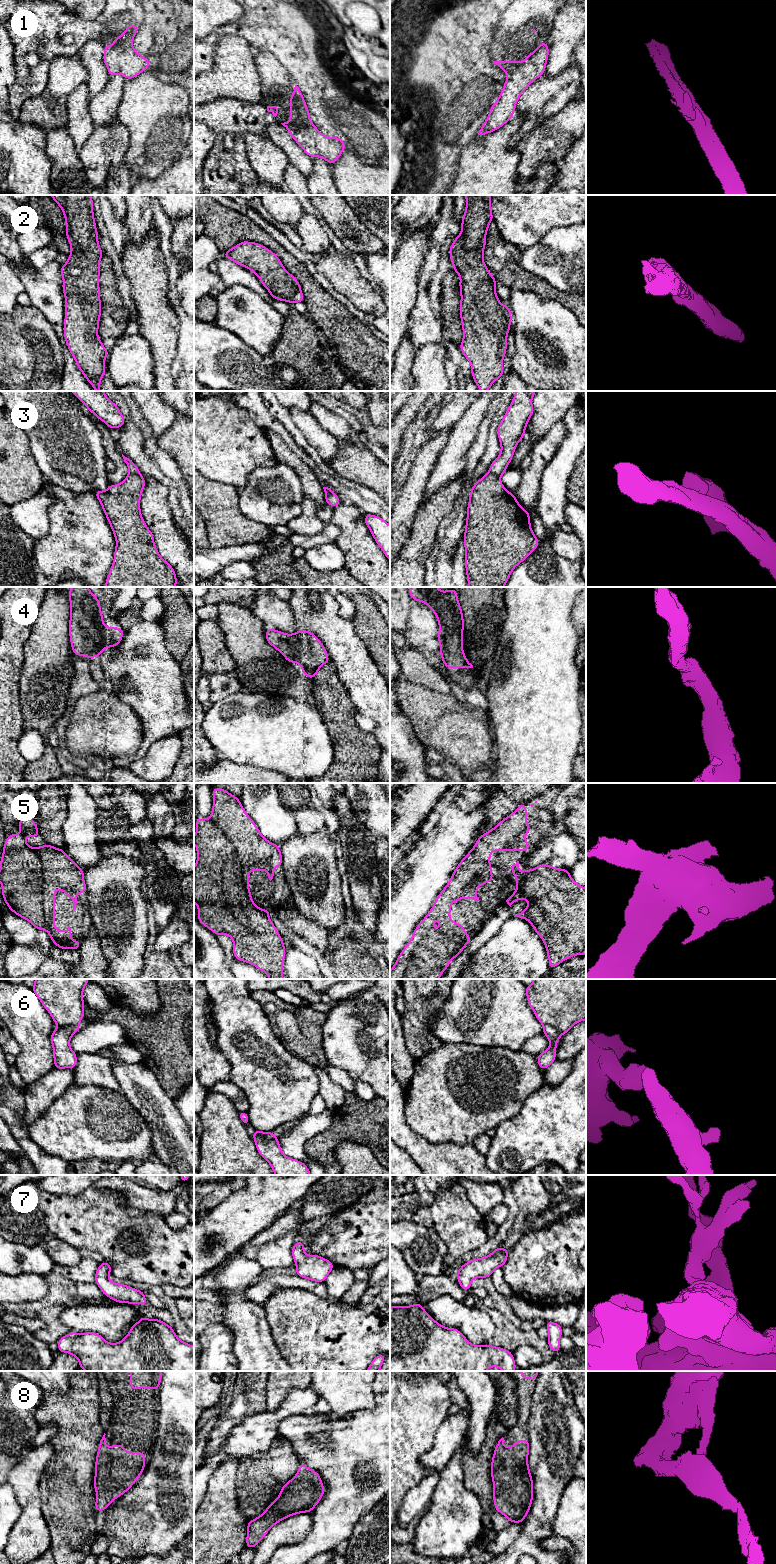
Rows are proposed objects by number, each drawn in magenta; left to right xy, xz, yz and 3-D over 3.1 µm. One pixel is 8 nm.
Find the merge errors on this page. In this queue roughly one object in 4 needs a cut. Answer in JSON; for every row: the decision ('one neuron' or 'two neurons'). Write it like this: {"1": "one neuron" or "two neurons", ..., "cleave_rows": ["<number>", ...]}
{"1": "one neuron", "2": "one neuron", "3": "two neurons", "4": "one neuron", "5": "one neuron", "6": "two neurons", "7": "one neuron", "8": "one neuron", "cleave_rows": ["3", "6"]}

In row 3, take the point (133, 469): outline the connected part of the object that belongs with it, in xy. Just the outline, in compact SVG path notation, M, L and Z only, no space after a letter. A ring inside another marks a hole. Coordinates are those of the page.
M122 454L122 457L124 459L124 462L128 466L129 474L140 474L139 468L134 464L132 460L125 457L123 454Z

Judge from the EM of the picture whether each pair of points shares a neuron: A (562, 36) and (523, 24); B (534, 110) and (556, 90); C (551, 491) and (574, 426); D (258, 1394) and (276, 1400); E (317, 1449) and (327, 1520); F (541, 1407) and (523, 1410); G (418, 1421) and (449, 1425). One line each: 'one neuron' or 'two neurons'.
A: two neurons
B: one neuron
C: one neuron
D: two neurons
E: one neuron
F: two neurons
G: two neurons

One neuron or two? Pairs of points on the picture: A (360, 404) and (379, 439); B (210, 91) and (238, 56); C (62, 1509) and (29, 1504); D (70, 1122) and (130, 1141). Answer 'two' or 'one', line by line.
A: two
B: one
C: two
D: one

